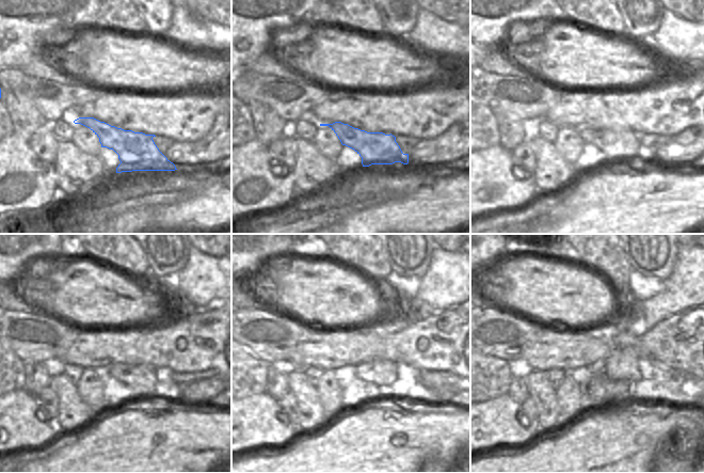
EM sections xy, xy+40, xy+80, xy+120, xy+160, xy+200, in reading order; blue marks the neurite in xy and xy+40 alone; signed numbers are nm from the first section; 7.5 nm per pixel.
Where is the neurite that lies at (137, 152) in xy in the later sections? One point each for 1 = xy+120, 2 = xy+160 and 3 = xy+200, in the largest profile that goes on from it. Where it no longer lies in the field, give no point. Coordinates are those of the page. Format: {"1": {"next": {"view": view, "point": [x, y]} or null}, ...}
{"1": {"next": {"view": "xy+120", "point": [143, 384]}}, "2": {"next": {"view": "xy+160", "point": [363, 372]}}, "3": {"next": {"view": "xy+200", "point": [611, 373]}}}

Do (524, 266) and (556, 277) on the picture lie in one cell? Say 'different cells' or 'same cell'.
same cell

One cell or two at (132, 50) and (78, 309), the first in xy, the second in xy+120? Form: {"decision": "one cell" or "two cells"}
{"decision": "one cell"}

